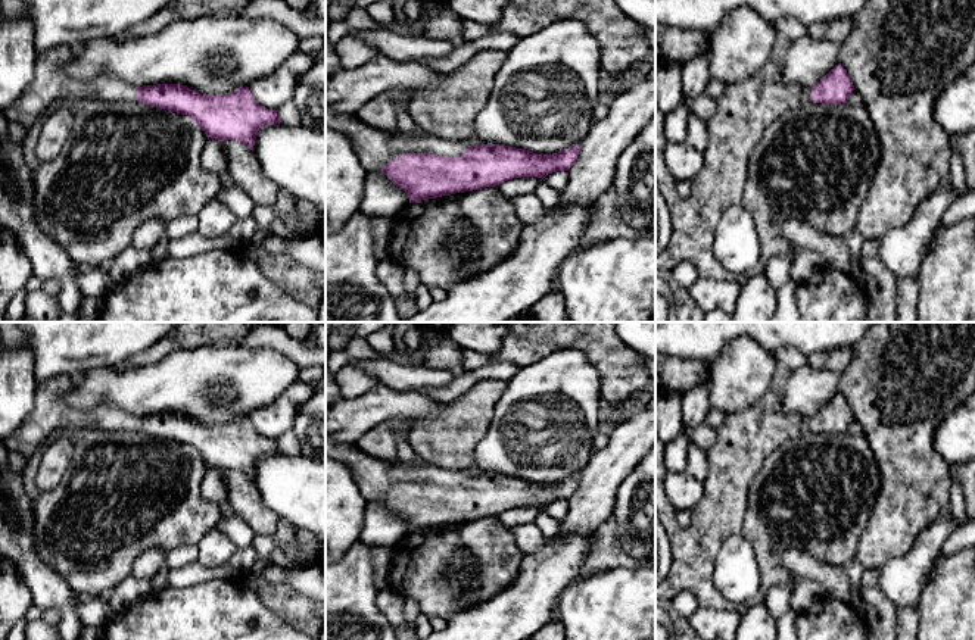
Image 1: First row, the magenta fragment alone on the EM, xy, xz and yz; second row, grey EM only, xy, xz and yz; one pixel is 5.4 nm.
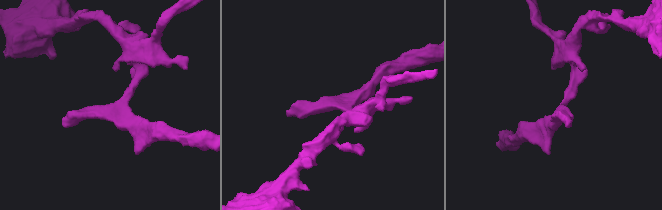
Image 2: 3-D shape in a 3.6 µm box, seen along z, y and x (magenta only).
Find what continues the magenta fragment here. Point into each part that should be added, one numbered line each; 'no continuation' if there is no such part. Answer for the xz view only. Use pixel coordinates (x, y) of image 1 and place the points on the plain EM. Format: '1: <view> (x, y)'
1: xz (374, 477)

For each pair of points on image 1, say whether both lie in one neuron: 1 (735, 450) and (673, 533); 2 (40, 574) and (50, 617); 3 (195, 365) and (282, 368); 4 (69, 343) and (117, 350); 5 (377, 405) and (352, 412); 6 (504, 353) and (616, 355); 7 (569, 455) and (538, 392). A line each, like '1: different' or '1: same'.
1: same
2: different
3: same
4: same
5: same
6: same
7: same

